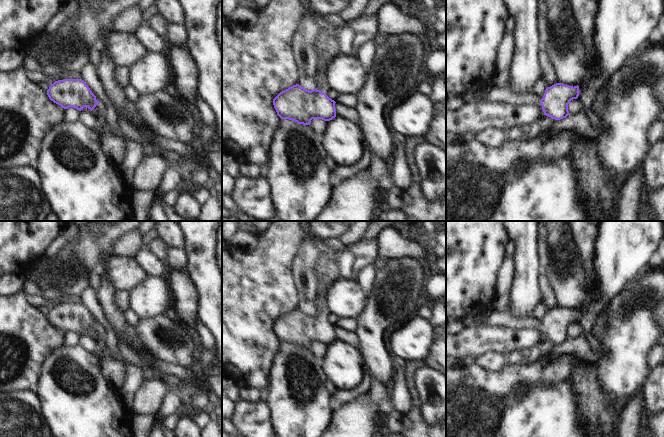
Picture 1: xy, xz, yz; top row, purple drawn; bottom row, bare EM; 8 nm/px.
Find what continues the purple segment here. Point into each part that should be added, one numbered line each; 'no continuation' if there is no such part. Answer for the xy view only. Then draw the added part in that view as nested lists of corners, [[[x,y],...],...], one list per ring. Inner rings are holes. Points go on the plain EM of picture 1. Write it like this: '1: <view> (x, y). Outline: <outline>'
1: xy (98, 335). Outline: [[[99,326],[96,331],[92,334],[92,336],[100,344],[104,338],[104,329]]]

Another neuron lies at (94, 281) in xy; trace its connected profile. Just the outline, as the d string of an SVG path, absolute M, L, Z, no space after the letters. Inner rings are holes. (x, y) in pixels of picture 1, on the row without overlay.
M90 271L88 273L88 284L94 289L95 293L97 292L98 288L100 287L100 284L101 284L100 277L94 271Z

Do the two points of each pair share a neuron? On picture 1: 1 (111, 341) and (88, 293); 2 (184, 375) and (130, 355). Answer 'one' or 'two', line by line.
1: one
2: one

